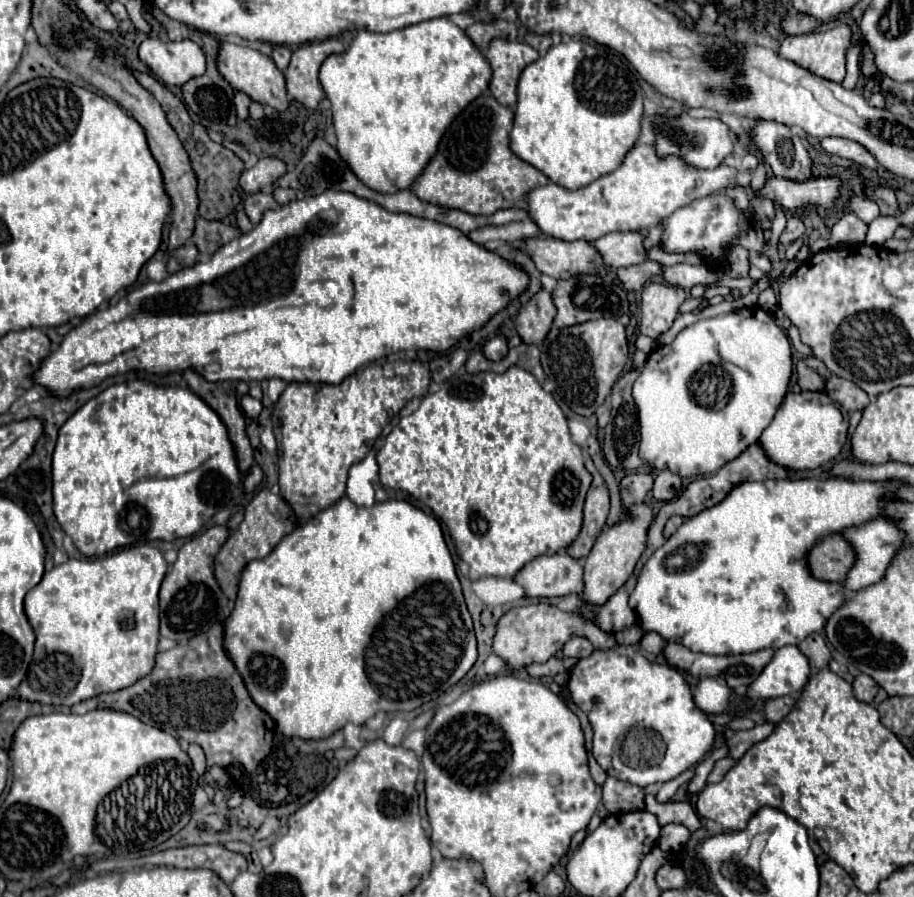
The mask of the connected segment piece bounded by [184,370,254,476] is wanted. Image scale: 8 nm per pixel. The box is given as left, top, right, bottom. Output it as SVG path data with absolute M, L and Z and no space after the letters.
M186 370L184 380L188 382L190 390L196 396L200 396L224 422L228 436L230 436L230 442L232 442L234 452L236 452L240 474L246 476L254 464L254 452L252 452L252 446L250 446L248 436L246 436L244 414L238 406L236 394L226 384L220 384L220 382L212 384L212 382L204 380L202 376L198 376L194 370Z

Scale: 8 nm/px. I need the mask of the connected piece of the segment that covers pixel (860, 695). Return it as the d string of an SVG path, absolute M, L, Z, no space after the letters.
M858 674L858 676L854 678L854 682L852 682L852 688L854 688L856 698L858 698L860 702L866 702L866 704L872 704L872 700L874 700L874 696L876 696L876 692L878 692L876 682L874 682L870 676L866 676L866 674Z

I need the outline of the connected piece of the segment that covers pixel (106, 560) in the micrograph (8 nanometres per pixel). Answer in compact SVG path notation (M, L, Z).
M134 546L90 560L70 558L68 562L46 572L44 578L24 598L24 612L34 628L36 648L28 676L18 688L18 696L40 704L72 706L98 694L128 688L136 680L150 674L160 638L158 590L166 568L168 564L156 548Z

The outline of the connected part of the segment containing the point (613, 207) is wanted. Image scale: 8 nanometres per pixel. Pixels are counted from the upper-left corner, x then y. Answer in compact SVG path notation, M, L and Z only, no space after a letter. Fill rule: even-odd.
M638 144L624 156L616 170L596 178L584 188L568 190L548 182L546 186L530 190L526 196L528 216L544 236L568 242L592 242L608 232L630 232L654 226L676 208L682 208L696 198L704 198L716 190L726 190L734 184L732 176L734 170L730 166L722 164L714 170L698 170L678 156L658 158L652 144Z

